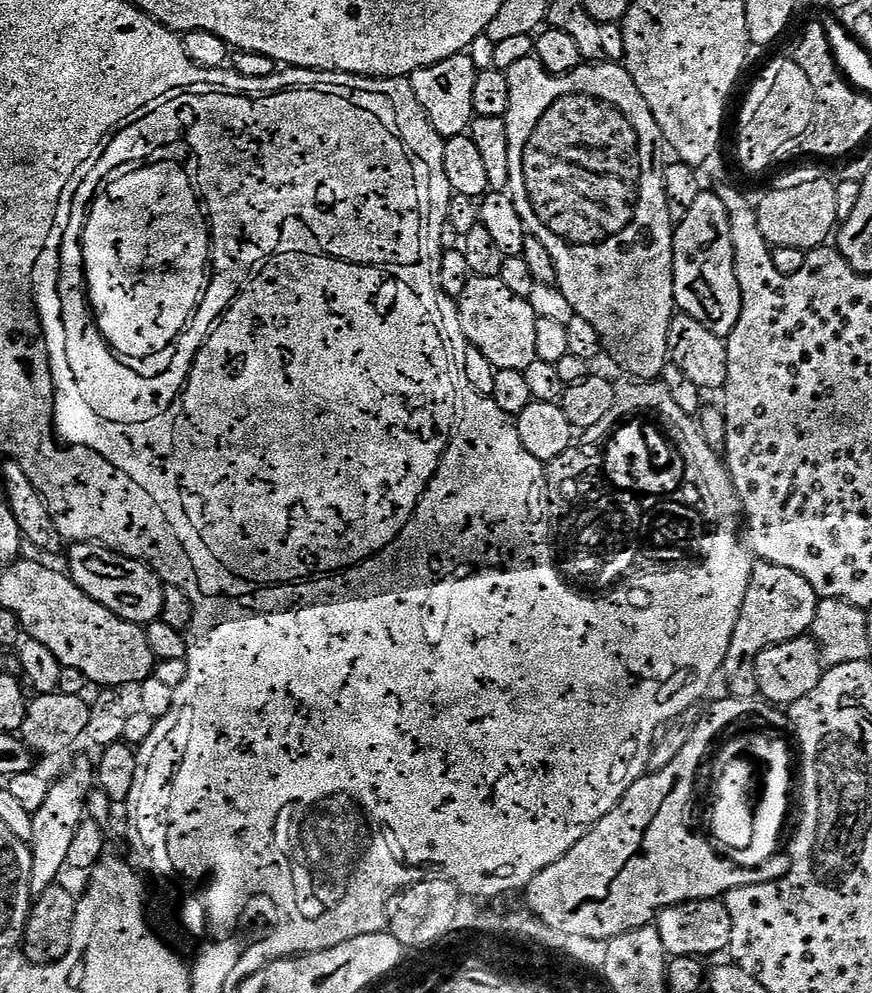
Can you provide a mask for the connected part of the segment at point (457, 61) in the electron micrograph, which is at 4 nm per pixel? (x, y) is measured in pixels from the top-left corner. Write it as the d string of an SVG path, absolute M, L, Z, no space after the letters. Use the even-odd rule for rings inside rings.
M453 53L451 56L435 61L432 65L428 64L415 69L410 76L417 100L423 105L435 133L446 140L465 133L467 131L466 126L469 124L471 118L473 121L476 114L476 88L480 64L479 61L476 62L468 54L470 53Z

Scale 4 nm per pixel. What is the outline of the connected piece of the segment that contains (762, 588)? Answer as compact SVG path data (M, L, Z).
M768 561L756 562L721 668L722 680L725 680L729 690L727 693L731 697L750 700L750 697L759 693L755 678L755 659L770 646L803 637L811 629L819 599L810 582L794 570L787 570Z

